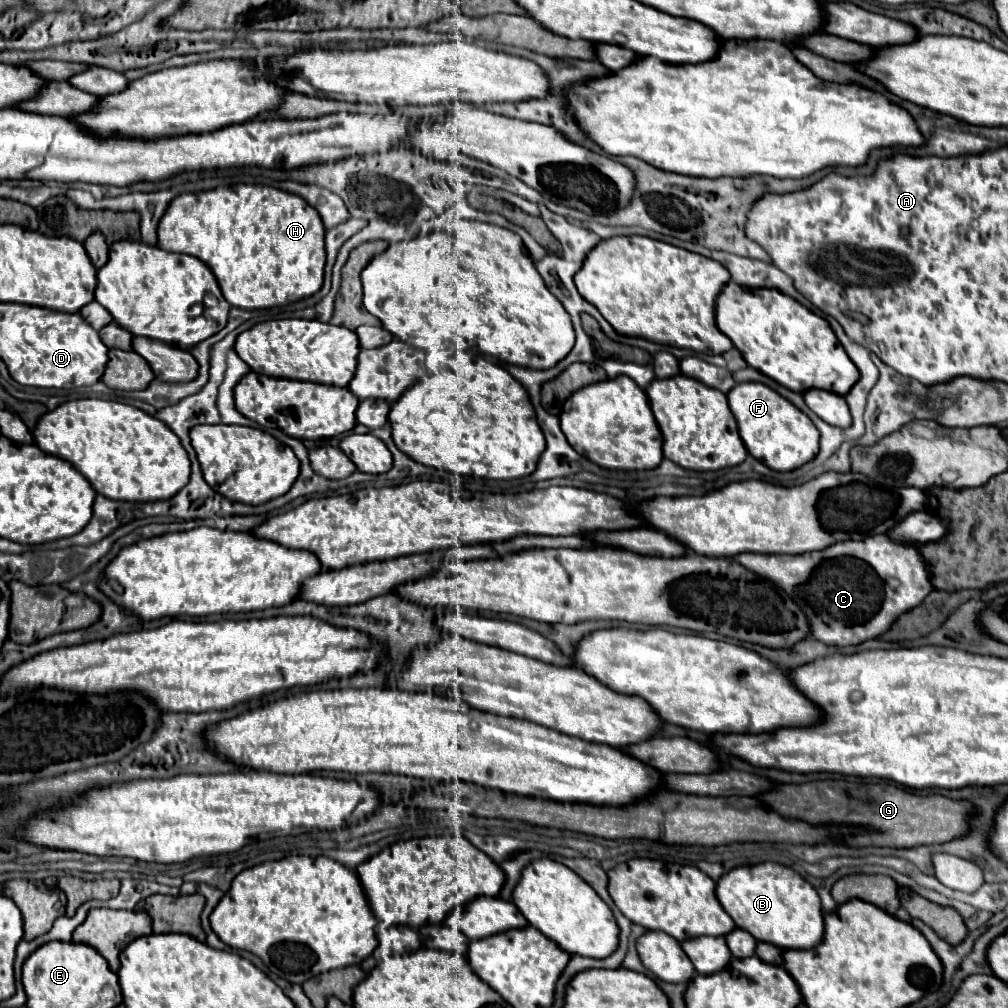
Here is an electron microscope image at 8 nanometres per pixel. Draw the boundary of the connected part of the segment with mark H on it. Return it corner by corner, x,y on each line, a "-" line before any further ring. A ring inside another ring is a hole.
240,184
240,190
234,188
216,188
216,190
208,190
208,192
200,192
200,194
180,194
176,200
172,200
172,204
168,206
166,214
160,220
158,226
158,248
164,248
168,252
180,252
180,254
190,254
200,258
204,264
208,264
208,268
214,272
214,276
218,278
220,290
224,294
224,298
236,306
236,308
246,308
246,310
256,310
256,308
272,308
272,306
282,306
282,304
290,304
298,298
306,298
316,294
322,288
322,276
324,276
324,264
326,264
326,250
324,250
324,226
322,220
318,216
318,212
306,204
300,196
296,194
288,194
284,190
272,188
272,186
260,186
260,184

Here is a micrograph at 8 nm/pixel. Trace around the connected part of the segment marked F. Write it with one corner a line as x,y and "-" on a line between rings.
758,382
736,384
728,392
730,410
738,422
738,432
742,436
748,452
772,470
788,472
810,462
818,452
818,430
810,418
798,410
792,402
782,398
772,388

